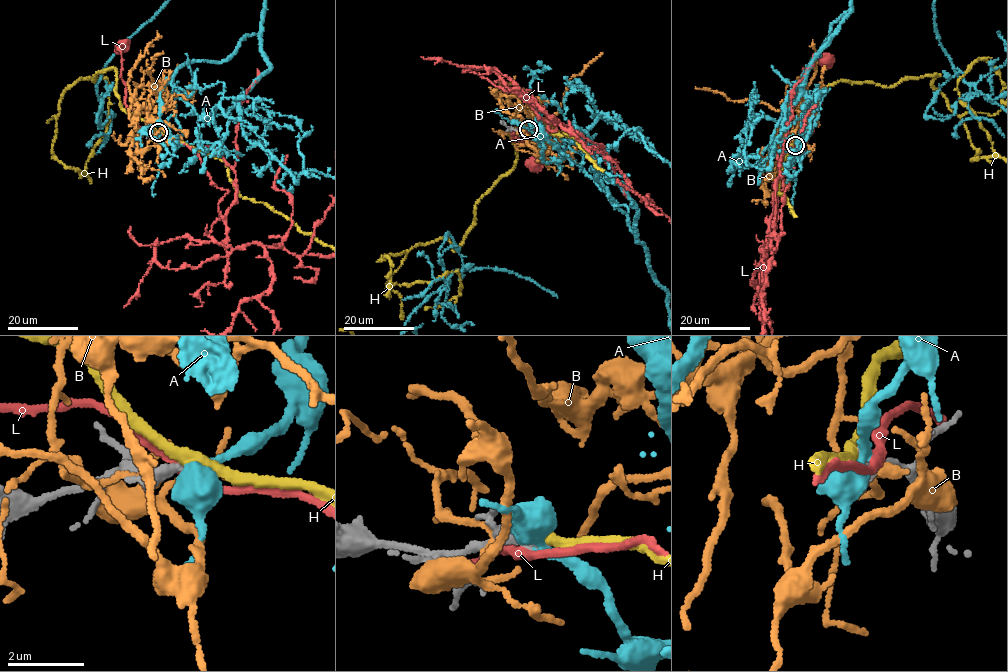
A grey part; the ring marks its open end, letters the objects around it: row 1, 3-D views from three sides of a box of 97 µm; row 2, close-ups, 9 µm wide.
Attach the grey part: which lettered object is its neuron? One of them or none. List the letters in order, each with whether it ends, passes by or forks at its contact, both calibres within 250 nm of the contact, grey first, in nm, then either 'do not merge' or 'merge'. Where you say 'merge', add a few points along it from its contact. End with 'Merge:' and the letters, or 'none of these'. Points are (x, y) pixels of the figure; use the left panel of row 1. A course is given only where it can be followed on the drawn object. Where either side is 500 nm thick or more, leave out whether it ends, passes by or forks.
A: it passes by | 200/400 nm | merge
B: it passes by | 280/200 nm | do not merge
H: it passes by | 240/280 nm | do not merge
L: it passes by | 240/240 nm | do not merge
Merge: A

